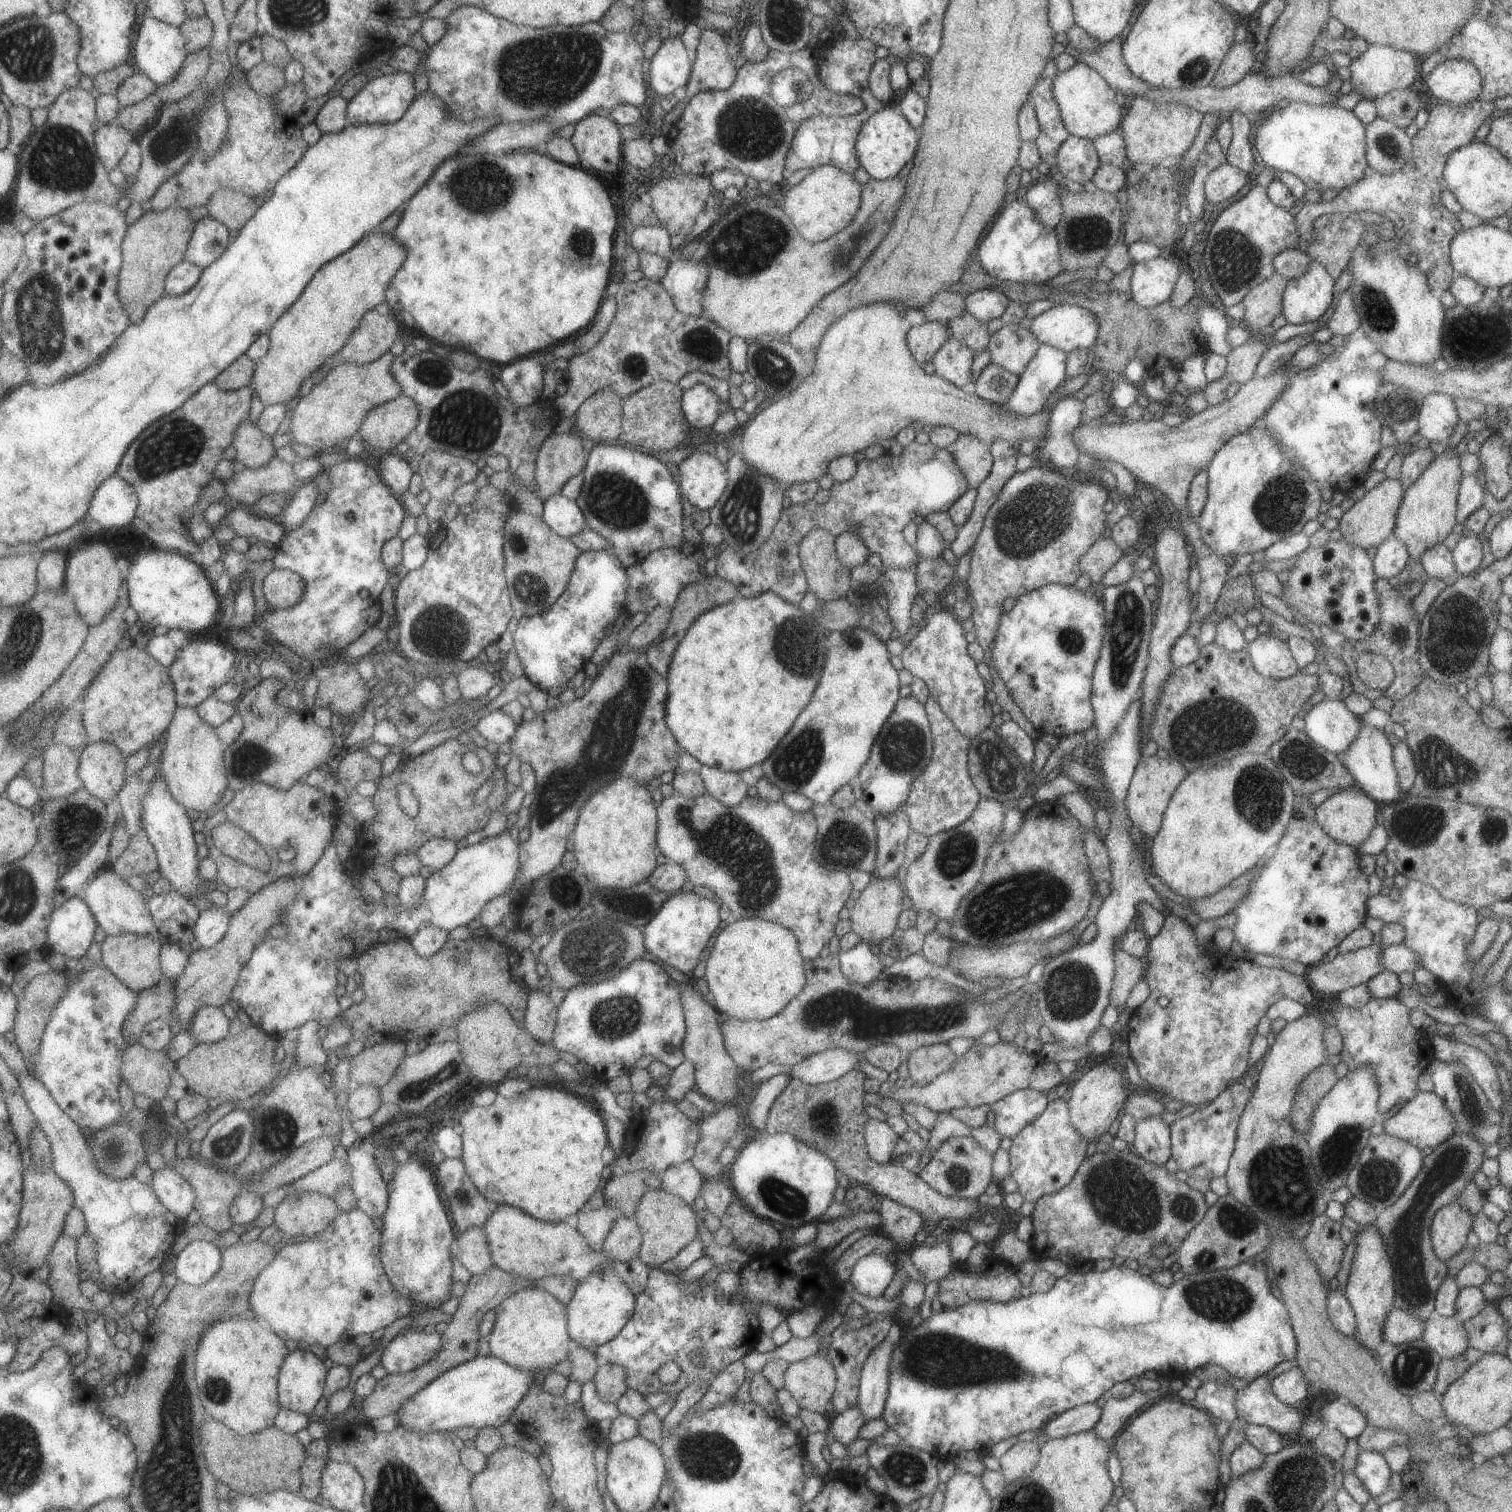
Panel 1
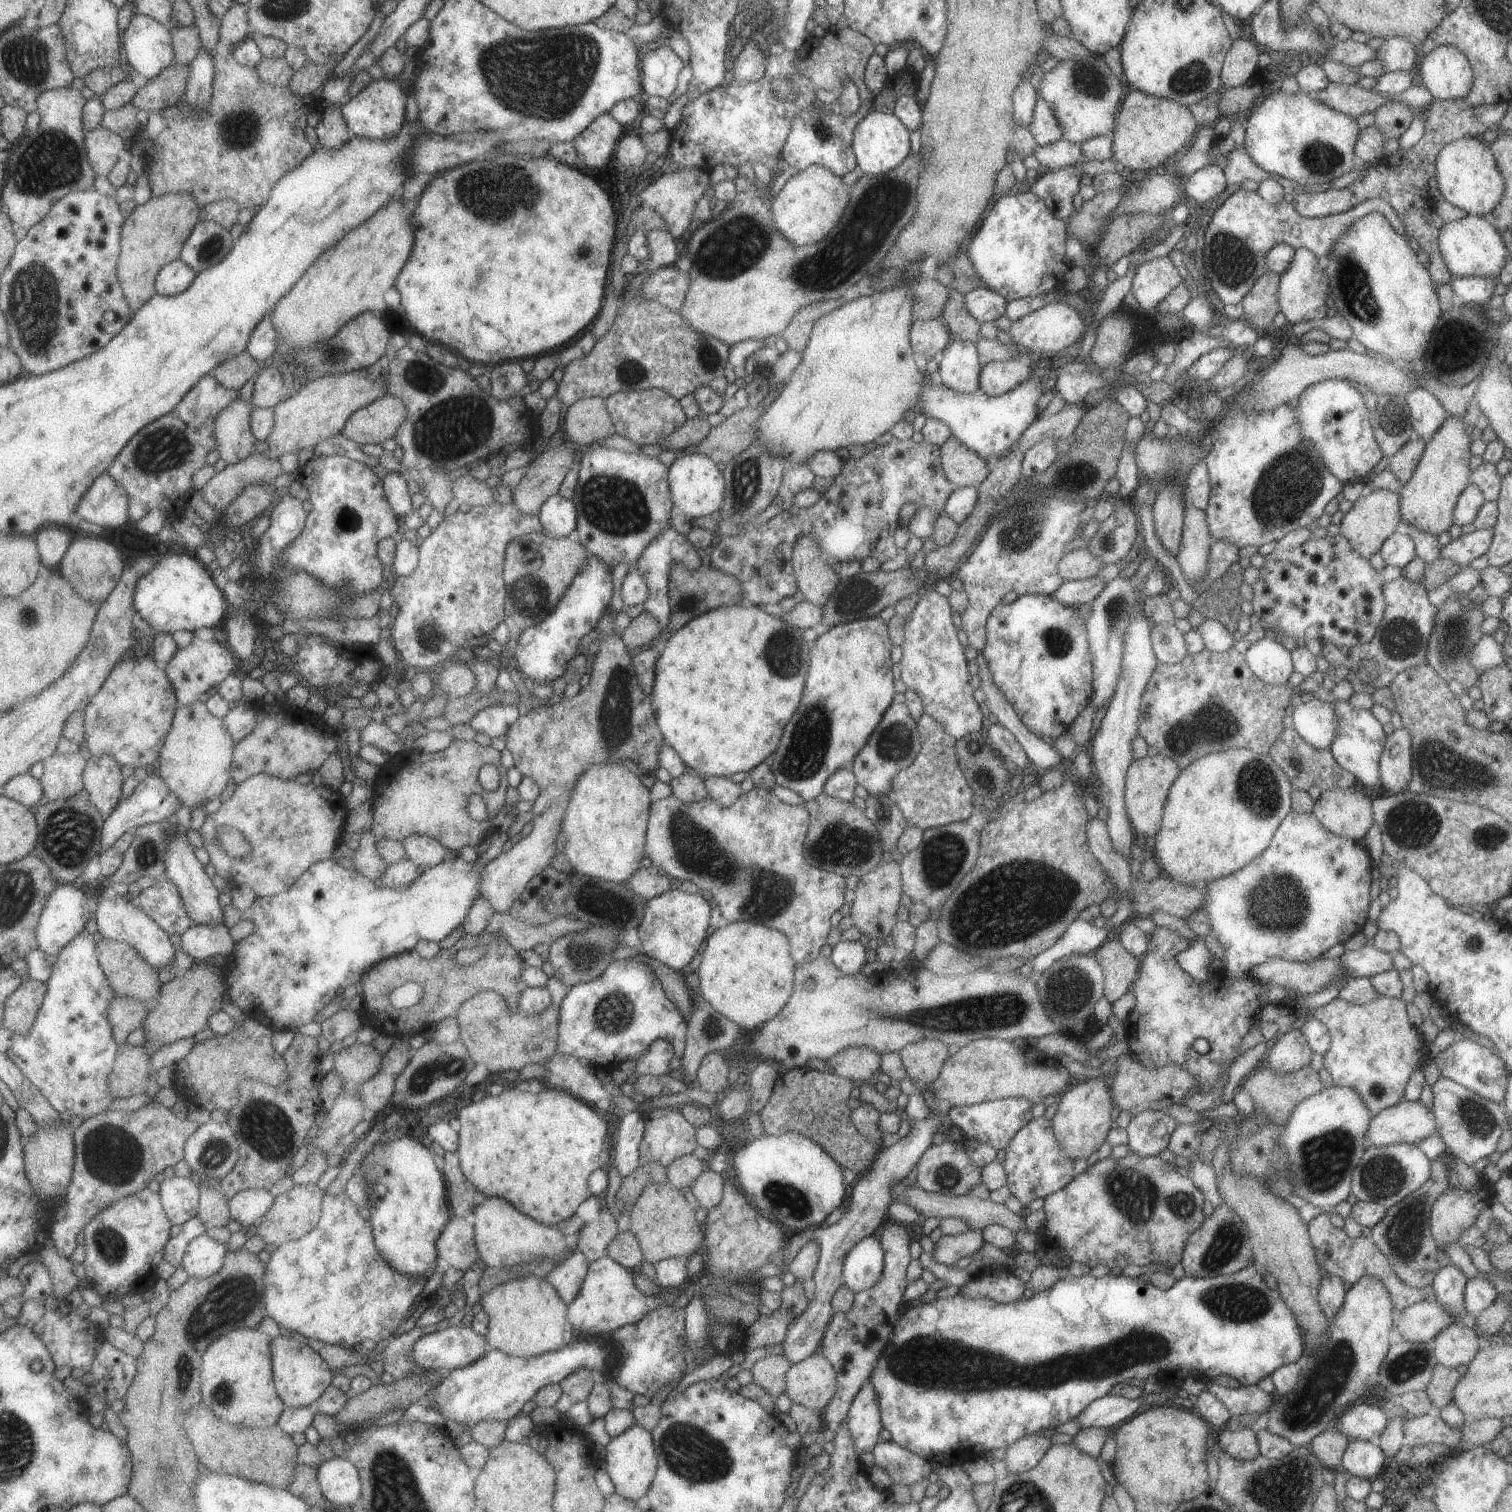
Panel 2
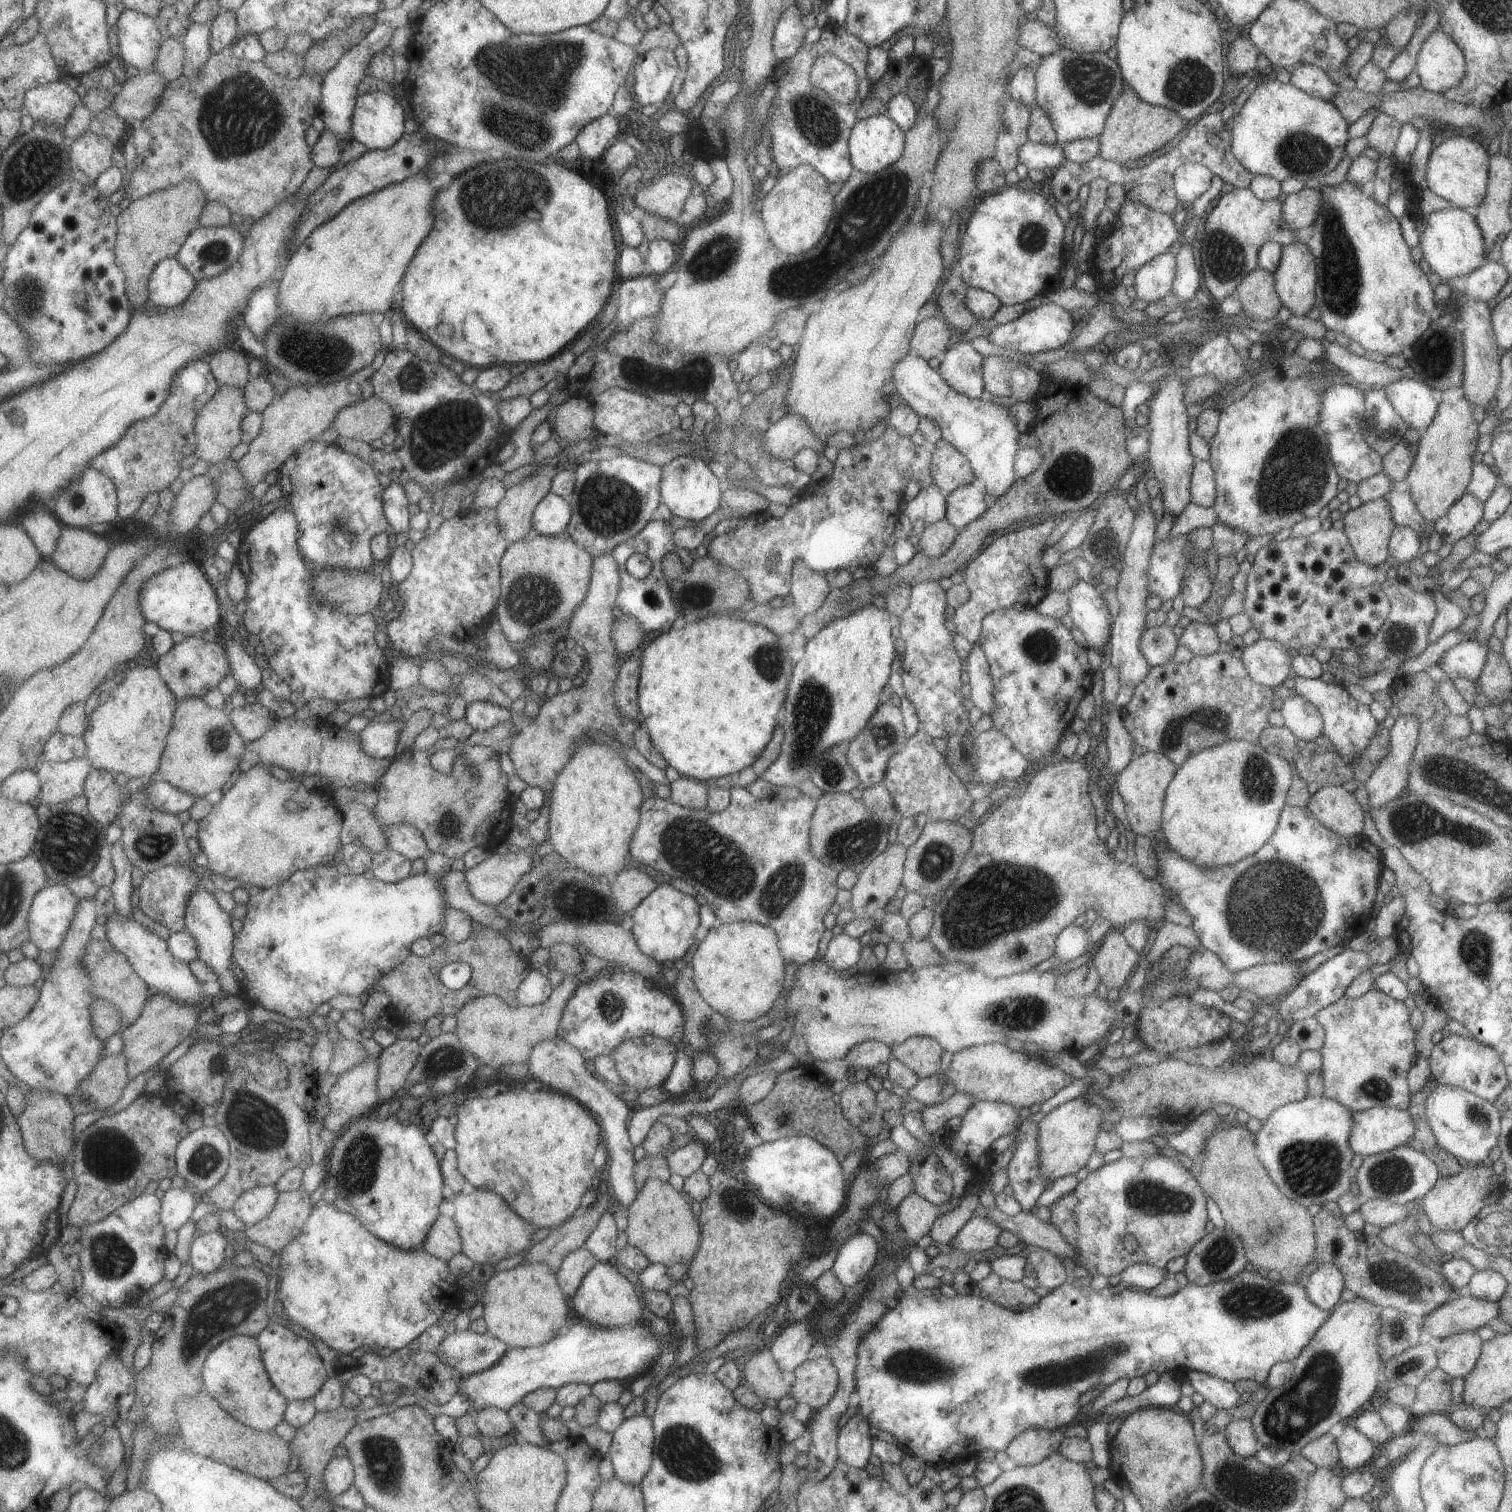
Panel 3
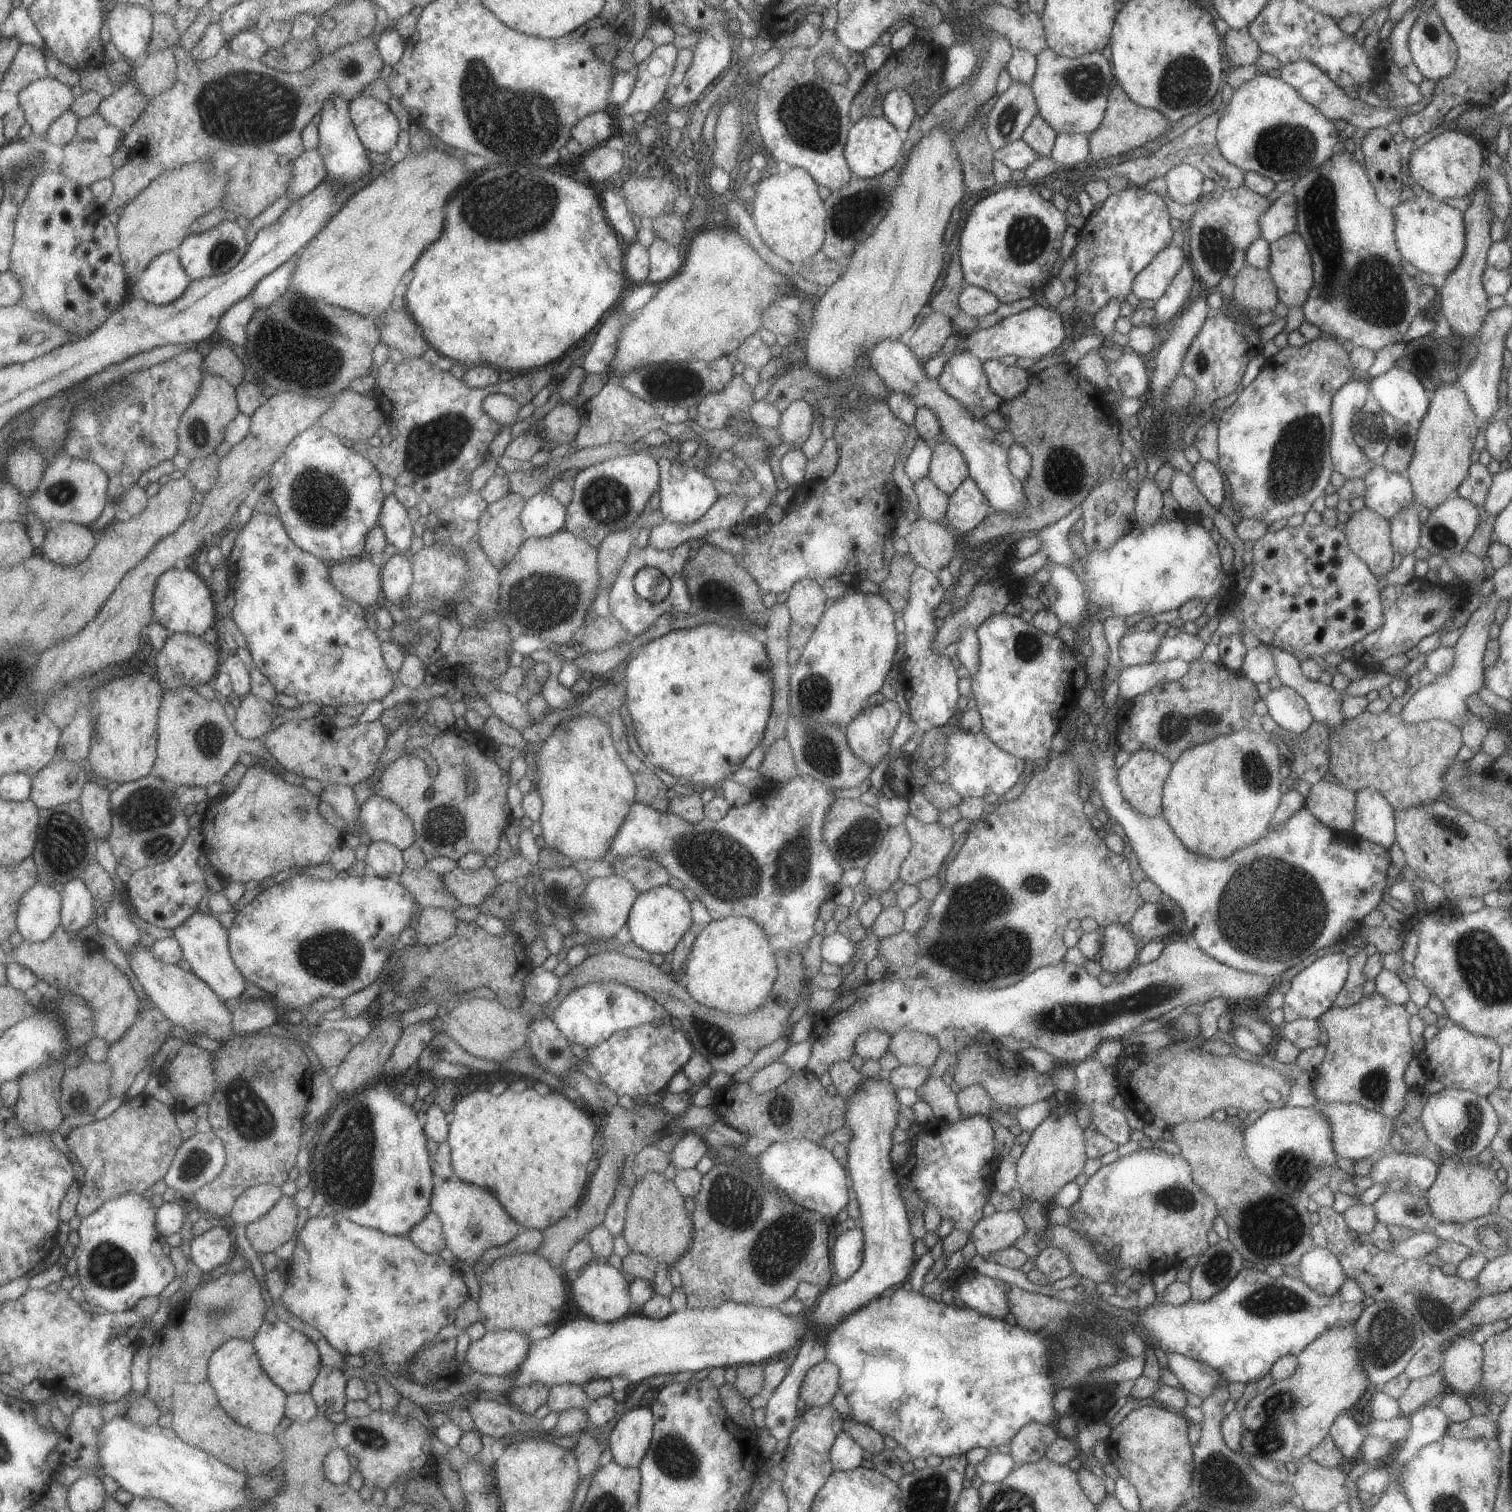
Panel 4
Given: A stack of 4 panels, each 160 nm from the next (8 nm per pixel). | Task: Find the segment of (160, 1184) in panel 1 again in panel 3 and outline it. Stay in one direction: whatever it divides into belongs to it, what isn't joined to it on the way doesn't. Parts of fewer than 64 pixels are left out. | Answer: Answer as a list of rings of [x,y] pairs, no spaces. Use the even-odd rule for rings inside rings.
[[[170,1187],[162,1198],[162,1221],[166,1230],[179,1230],[185,1222],[189,1222],[189,1218],[193,1216],[197,1203],[199,1202],[199,1194],[190,1188]]]

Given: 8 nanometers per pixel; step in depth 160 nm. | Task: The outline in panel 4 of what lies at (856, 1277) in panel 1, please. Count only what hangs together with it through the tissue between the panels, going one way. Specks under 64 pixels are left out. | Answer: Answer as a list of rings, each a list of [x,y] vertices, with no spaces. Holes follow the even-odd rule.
[[[859,1227],[845,1230],[833,1242],[831,1248],[831,1264],[833,1264],[834,1280],[841,1282],[861,1266],[863,1257],[863,1236]]]

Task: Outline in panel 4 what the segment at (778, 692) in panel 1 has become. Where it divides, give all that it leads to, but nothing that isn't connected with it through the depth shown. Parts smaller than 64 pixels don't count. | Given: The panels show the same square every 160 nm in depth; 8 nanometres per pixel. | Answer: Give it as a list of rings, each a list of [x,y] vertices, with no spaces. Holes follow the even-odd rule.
[[[705,624],[697,626],[697,628],[683,628],[667,632],[664,636],[643,644],[634,655],[634,658],[629,658],[629,662],[624,662],[625,666],[623,666],[624,702],[633,724],[631,733],[635,736],[637,745],[639,745],[639,749],[643,753],[644,762],[654,769],[659,768],[670,774],[676,780],[680,777],[686,779],[689,785],[706,783],[715,787],[733,775],[735,770],[742,768],[747,755],[763,739],[767,718],[769,718],[769,708],[771,708],[771,670],[769,670],[769,662],[767,662],[769,658],[767,658],[765,647],[761,642],[755,640],[752,632],[734,629],[727,624]]]

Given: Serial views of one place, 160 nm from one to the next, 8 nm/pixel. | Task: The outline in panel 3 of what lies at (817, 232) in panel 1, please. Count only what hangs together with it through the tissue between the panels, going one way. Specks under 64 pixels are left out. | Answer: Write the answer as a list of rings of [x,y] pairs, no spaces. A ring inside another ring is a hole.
[[[799,165],[790,170],[782,171],[774,186],[765,195],[761,218],[768,234],[768,239],[785,254],[794,255],[813,248],[823,236],[833,214],[834,196],[829,191],[828,180],[812,166]]]

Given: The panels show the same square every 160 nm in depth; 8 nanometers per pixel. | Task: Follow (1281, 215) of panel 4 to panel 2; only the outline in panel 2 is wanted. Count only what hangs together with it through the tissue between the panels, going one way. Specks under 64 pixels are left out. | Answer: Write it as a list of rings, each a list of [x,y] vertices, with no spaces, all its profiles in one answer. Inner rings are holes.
[[[1462,98],[1444,101],[1433,99],[1428,104],[1424,112],[1424,133],[1413,146],[1408,149],[1399,148],[1392,154],[1389,154],[1389,156],[1385,156],[1382,161],[1377,162],[1374,167],[1369,167],[1366,171],[1361,171],[1360,177],[1345,188],[1327,189],[1320,193],[1295,192],[1291,204],[1302,217],[1319,218],[1352,209],[1354,206],[1361,204],[1367,199],[1379,197],[1380,199],[1385,200],[1385,202],[1395,210],[1396,215],[1401,218],[1400,222],[1403,223],[1405,235],[1407,237],[1411,236],[1411,238],[1414,238],[1418,242],[1418,248],[1421,248],[1421,250],[1427,254],[1429,258],[1427,270],[1429,271],[1430,279],[1433,280],[1437,286],[1449,284],[1452,280],[1451,273],[1443,262],[1438,245],[1438,234],[1444,222],[1443,219],[1435,213],[1434,209],[1436,201],[1427,191],[1427,182],[1429,182],[1429,178],[1435,176],[1436,168],[1434,167],[1434,160],[1439,154],[1441,148],[1443,148],[1447,143],[1450,143],[1455,139],[1462,139],[1465,137],[1480,138],[1481,133],[1485,132],[1485,130],[1497,128],[1505,110],[1507,110],[1507,107],[1508,103],[1503,101],[1499,101],[1497,104],[1493,103],[1476,107]]]

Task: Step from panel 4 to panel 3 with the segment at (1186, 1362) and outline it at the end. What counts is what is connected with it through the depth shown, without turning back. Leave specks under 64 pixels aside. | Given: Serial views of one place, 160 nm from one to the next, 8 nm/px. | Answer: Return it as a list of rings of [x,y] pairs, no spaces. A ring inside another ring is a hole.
[[[1187,1371],[1186,1379],[1185,1382],[1194,1388],[1194,1392],[1200,1394],[1205,1402],[1209,1402],[1216,1409],[1229,1410],[1235,1406],[1239,1397],[1231,1381],[1224,1381],[1199,1371]]]

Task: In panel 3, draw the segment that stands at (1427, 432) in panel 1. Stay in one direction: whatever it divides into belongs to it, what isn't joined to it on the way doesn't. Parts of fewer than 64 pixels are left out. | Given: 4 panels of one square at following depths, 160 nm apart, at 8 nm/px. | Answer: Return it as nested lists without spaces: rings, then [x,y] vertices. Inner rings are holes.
[[[1405,376],[1389,383],[1383,390],[1409,428],[1421,433],[1431,424],[1438,407],[1438,402],[1431,396],[1433,388],[1423,381]]]

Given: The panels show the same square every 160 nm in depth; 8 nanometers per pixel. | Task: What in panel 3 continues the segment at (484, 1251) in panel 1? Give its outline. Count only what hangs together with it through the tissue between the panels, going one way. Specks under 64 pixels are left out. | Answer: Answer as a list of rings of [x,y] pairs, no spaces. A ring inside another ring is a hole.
[[[445,1214],[438,1216],[438,1220],[430,1228],[421,1248],[431,1256],[446,1261],[453,1254],[462,1252],[462,1240],[454,1218]]]

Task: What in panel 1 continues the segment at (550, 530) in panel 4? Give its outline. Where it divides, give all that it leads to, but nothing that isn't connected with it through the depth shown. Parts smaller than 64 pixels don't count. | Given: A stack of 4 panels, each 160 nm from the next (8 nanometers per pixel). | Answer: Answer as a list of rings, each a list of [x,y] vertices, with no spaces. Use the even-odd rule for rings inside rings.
[[[561,494],[548,496],[542,501],[542,507],[543,522],[560,537],[569,539],[586,526],[585,517],[577,503]]]

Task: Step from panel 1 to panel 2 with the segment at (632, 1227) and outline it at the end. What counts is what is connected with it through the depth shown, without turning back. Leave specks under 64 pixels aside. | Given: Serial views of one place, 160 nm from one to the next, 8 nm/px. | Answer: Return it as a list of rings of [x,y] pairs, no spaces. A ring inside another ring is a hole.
[[[630,1229],[618,1232],[608,1242],[606,1256],[632,1271],[643,1262],[638,1240]]]

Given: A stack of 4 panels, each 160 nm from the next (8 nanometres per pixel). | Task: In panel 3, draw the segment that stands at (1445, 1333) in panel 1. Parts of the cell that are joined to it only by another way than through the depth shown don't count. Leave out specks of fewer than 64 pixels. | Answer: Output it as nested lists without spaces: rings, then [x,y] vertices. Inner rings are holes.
[[[1476,1331],[1455,1333],[1436,1341],[1436,1366],[1450,1378],[1464,1378],[1480,1355],[1481,1339]]]

